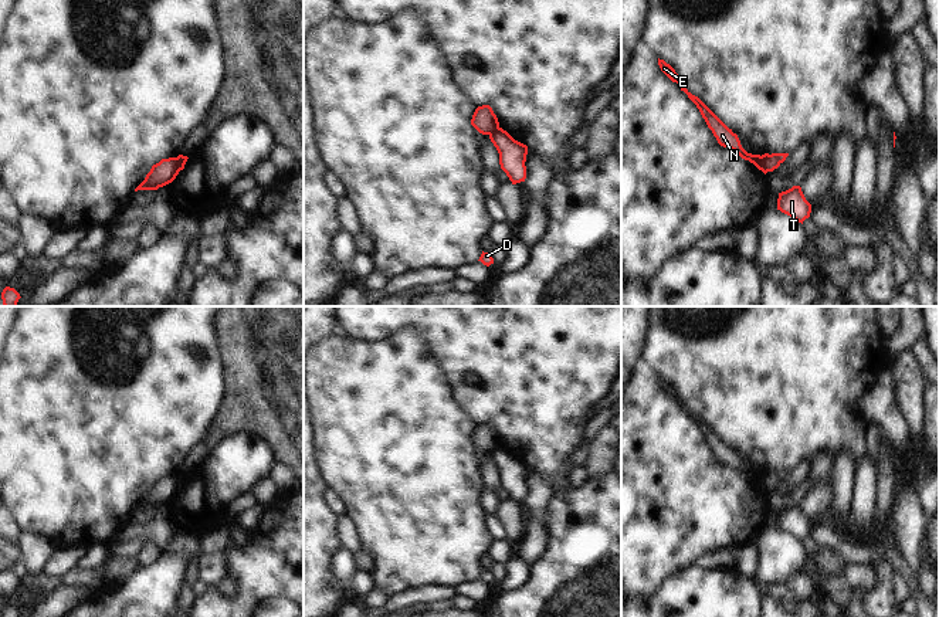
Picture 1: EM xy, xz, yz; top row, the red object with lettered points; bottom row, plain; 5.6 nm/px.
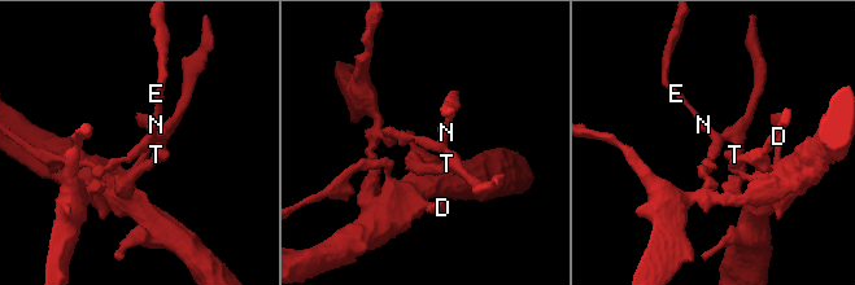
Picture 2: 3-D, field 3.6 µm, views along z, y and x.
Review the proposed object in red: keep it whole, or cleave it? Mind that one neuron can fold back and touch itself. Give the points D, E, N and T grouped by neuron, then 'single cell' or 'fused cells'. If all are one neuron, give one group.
D T / E N | fused cells

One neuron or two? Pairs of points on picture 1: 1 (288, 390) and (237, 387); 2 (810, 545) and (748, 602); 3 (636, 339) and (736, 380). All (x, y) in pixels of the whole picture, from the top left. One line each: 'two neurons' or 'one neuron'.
1: one neuron
2: two neurons
3: two neurons

